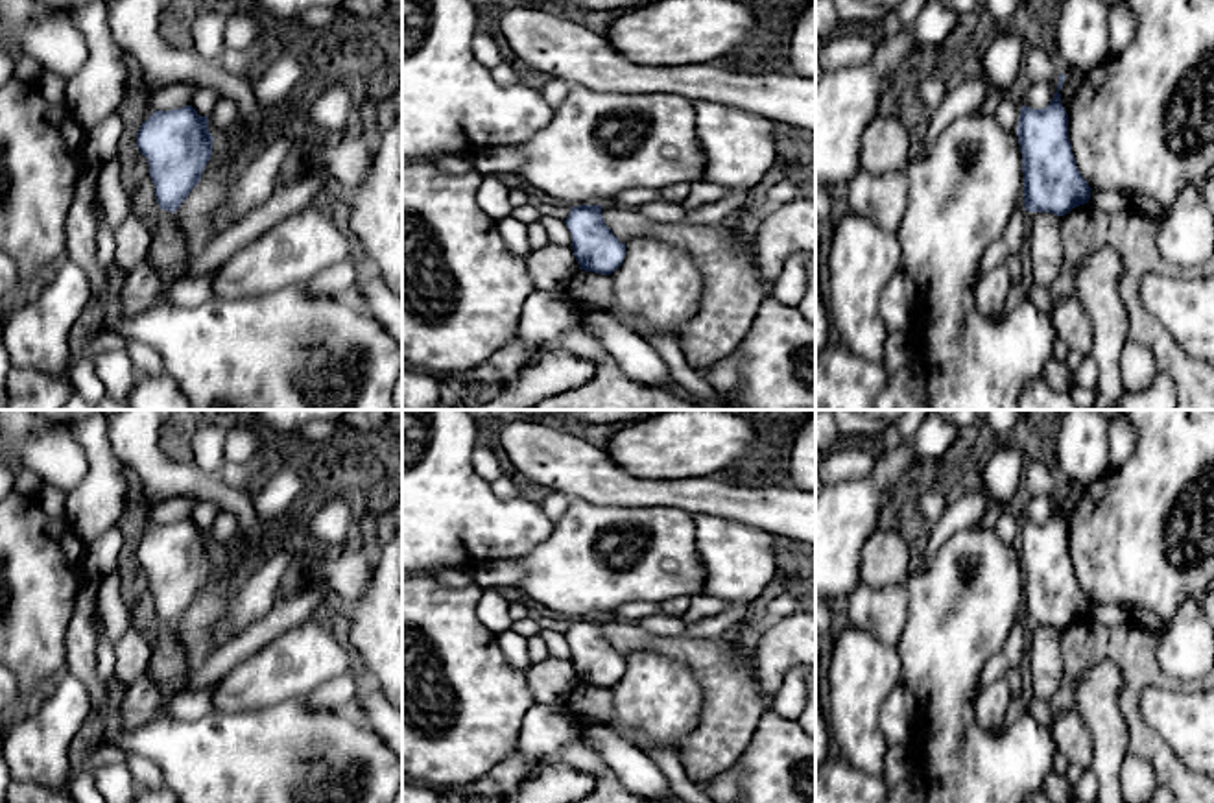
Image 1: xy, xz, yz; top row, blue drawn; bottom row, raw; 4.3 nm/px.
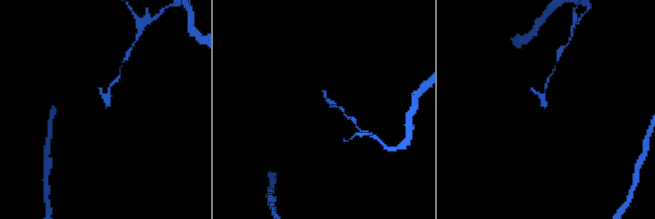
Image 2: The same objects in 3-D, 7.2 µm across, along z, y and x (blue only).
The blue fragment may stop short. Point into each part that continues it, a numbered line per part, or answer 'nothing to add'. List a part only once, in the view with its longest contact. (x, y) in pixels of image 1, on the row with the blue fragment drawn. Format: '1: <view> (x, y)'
nothing to add

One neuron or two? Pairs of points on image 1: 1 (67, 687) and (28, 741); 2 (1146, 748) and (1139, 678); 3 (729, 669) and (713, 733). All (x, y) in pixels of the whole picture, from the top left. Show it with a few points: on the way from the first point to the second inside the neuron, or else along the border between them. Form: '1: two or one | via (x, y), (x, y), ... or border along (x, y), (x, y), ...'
1: one | via (67, 702), (63, 713), (43, 733)
2: one | via (1139, 731), (1133, 719), (1133, 695)
3: one | via (729, 685), (729, 717)

